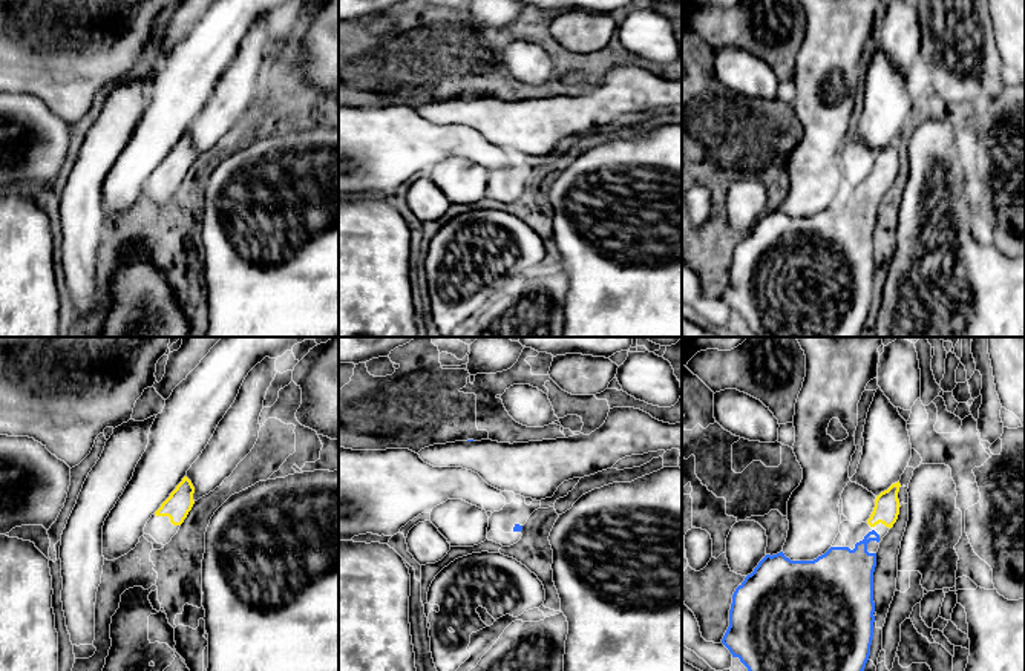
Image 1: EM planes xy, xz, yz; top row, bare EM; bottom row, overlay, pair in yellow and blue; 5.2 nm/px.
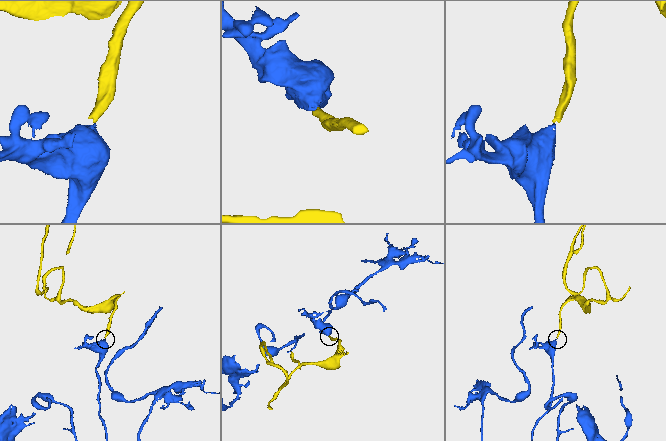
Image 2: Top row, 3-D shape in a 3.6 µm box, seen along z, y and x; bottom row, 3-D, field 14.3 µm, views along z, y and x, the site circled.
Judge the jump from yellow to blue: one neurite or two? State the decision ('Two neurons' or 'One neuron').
One neuron

